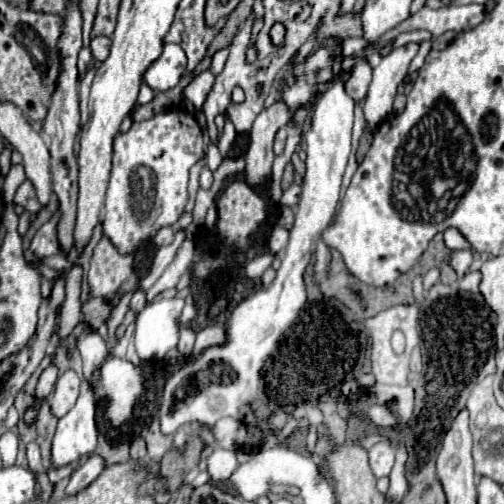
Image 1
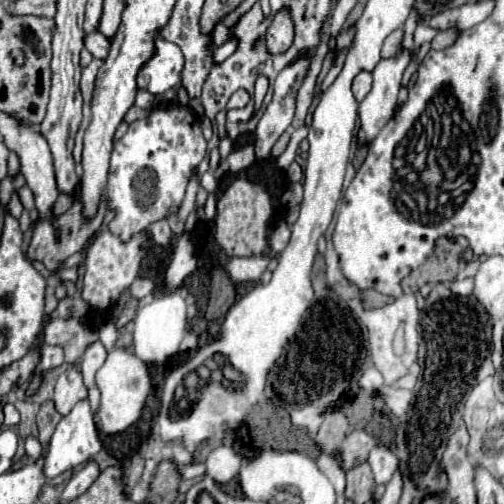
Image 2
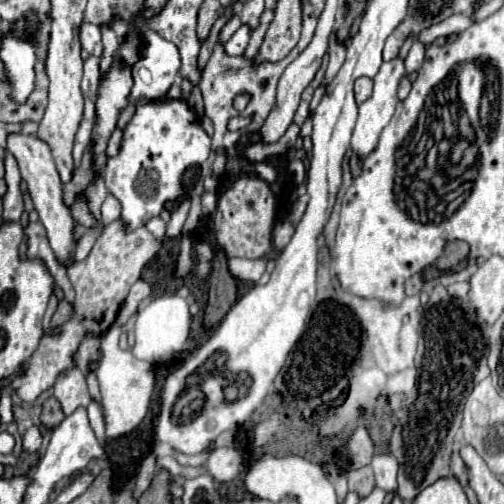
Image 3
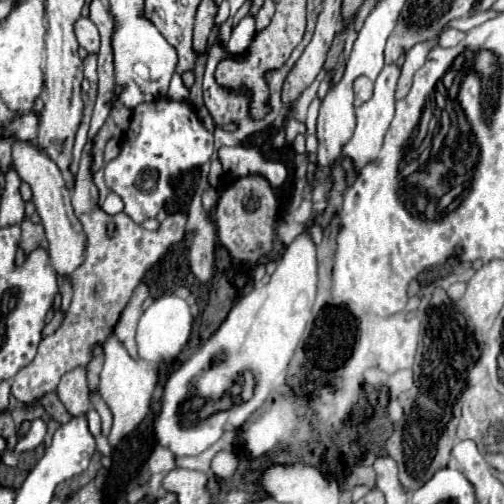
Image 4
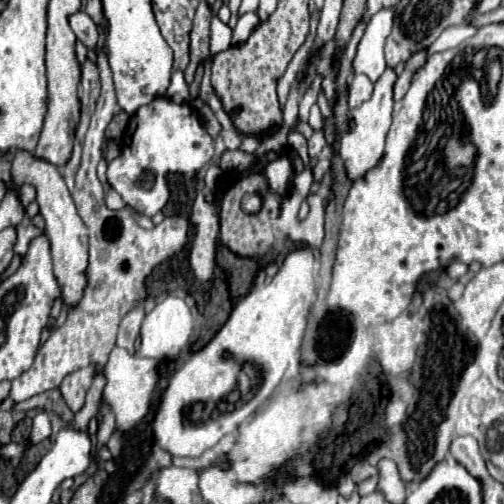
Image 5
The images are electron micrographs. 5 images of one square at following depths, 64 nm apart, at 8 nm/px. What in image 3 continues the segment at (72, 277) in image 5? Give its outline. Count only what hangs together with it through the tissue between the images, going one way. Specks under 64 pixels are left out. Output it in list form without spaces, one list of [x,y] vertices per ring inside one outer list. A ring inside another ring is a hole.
[[[10,134],[8,136],[8,152],[14,154],[16,162],[18,162],[18,168],[20,168],[20,174],[22,174],[22,180],[28,184],[28,192],[30,192],[30,198],[34,202],[34,208],[36,212],[40,214],[40,222],[44,224],[46,228],[46,234],[48,234],[48,240],[50,240],[50,246],[56,254],[56,258],[60,260],[60,264],[64,268],[70,268],[74,264],[74,252],[76,252],[76,238],[74,238],[74,228],[76,228],[76,222],[72,218],[72,212],[70,208],[64,204],[62,200],[62,180],[60,180],[60,174],[56,170],[56,164],[52,160],[52,154],[50,154],[50,148],[38,140],[36,136],[30,136],[30,134]]]

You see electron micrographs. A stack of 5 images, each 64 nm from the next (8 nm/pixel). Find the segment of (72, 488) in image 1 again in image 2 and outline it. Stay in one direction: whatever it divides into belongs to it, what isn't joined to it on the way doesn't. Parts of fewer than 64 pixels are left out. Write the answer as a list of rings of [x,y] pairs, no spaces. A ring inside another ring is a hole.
[[[88,462],[84,468],[74,472],[74,476],[70,478],[70,482],[66,484],[66,488],[60,496],[60,502],[70,502],[70,500],[78,498],[80,494],[84,494],[92,486],[92,482],[98,478],[98,474],[100,474],[100,470],[98,470],[96,462]]]

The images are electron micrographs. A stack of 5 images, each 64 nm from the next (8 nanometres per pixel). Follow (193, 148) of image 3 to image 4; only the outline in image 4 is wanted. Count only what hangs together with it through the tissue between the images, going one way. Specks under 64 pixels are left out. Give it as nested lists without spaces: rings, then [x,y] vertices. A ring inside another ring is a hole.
[[[152,100],[134,108],[120,154],[104,166],[106,186],[124,200],[124,212],[136,224],[142,224],[146,218],[154,218],[172,196],[172,178],[206,164],[212,152],[214,136],[202,126],[188,102]]]

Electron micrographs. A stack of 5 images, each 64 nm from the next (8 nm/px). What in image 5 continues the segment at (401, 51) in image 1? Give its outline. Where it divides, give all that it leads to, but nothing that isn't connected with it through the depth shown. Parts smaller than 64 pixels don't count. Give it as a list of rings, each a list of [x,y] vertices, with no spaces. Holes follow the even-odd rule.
[[[386,68],[386,72],[374,84],[372,98],[348,114],[352,128],[342,130],[338,150],[340,150],[340,158],[344,158],[344,168],[346,168],[346,176],[350,182],[362,178],[368,170],[372,170],[384,154],[384,138],[386,138],[390,122],[392,122],[392,104],[394,104],[392,86],[394,86],[394,80],[396,80],[396,72],[392,68]]]

